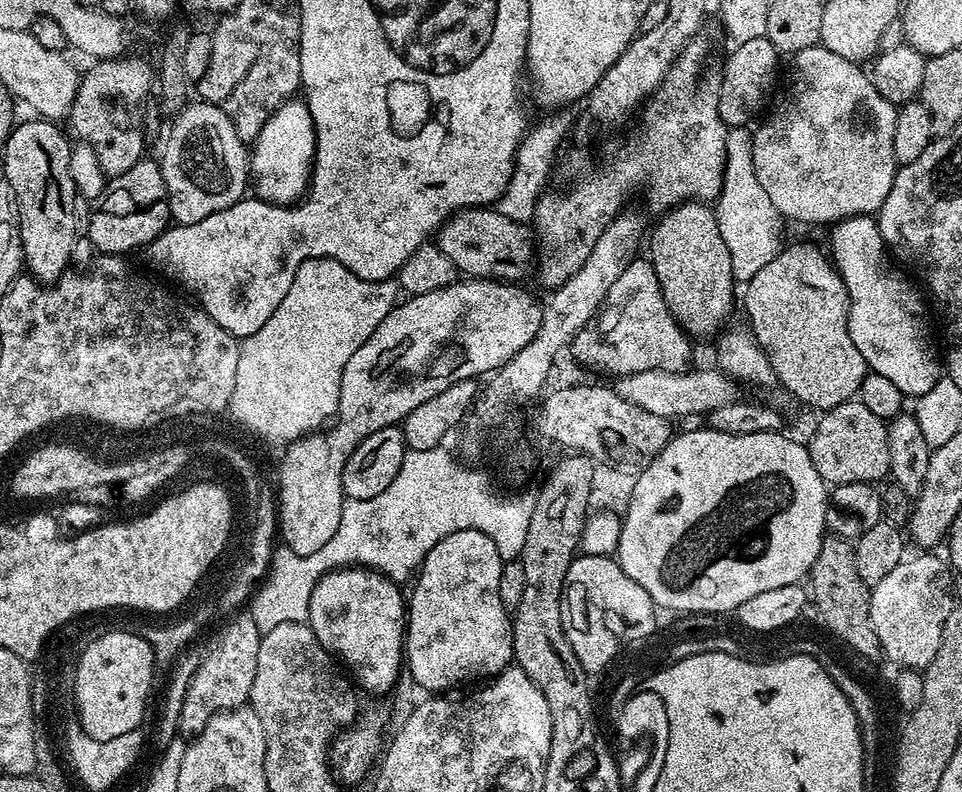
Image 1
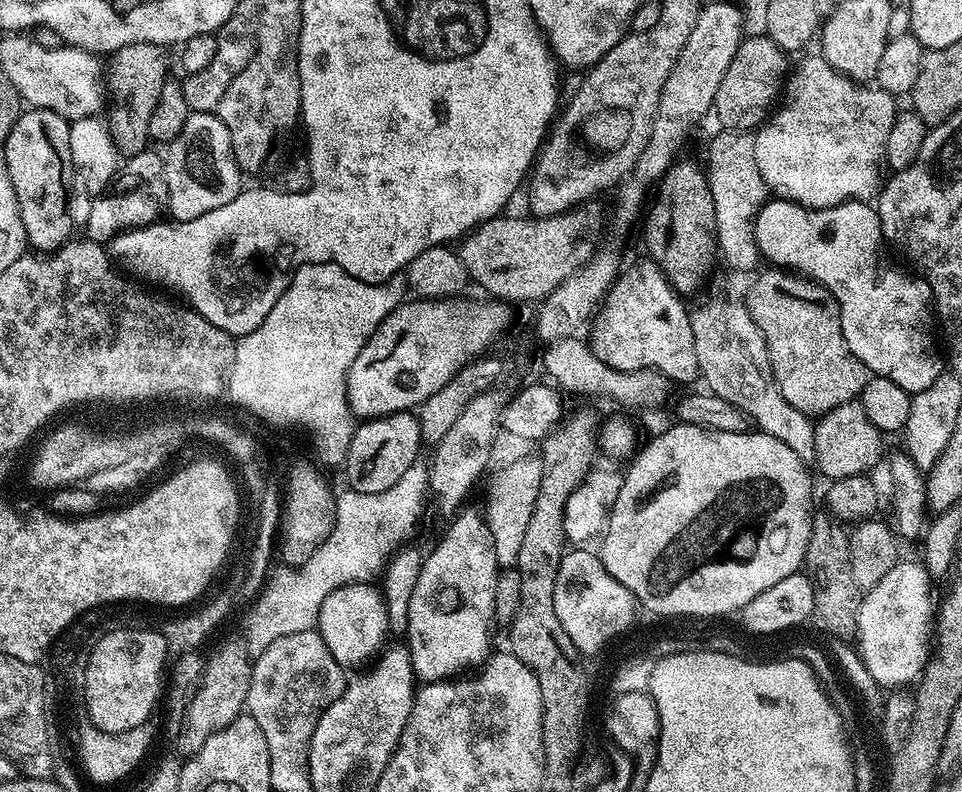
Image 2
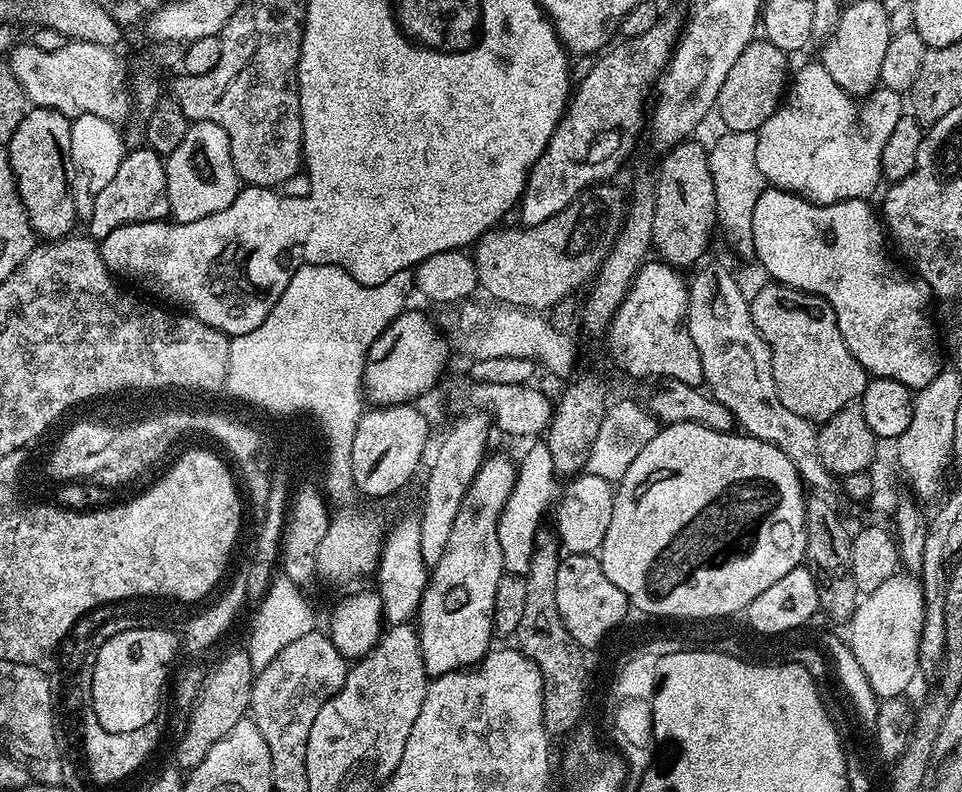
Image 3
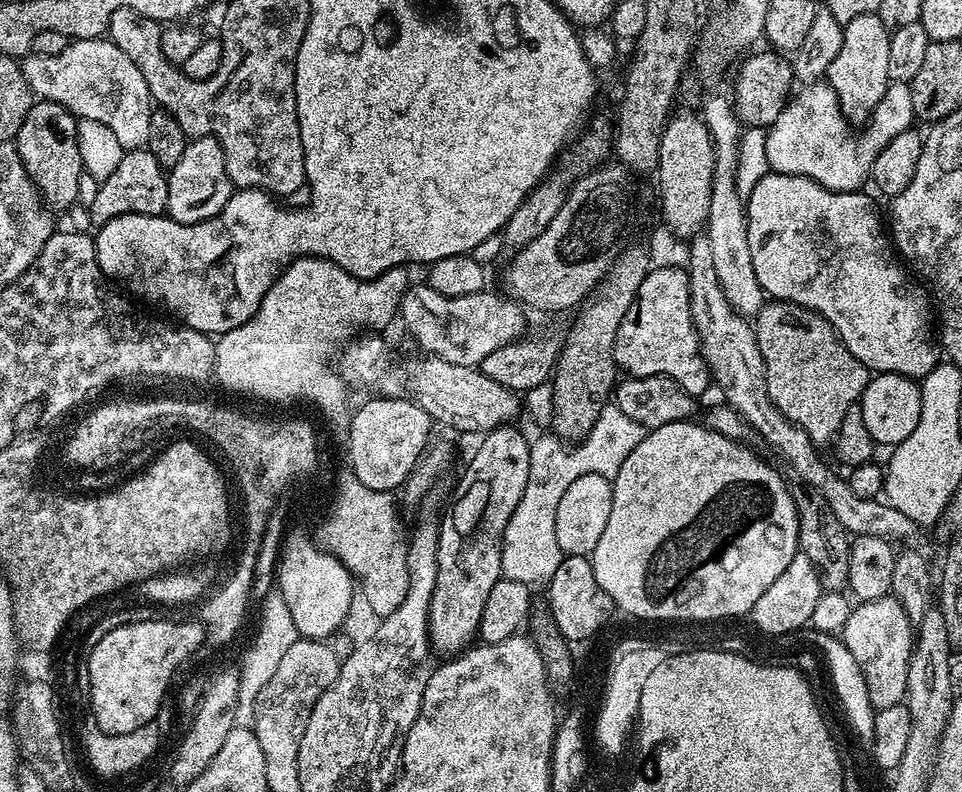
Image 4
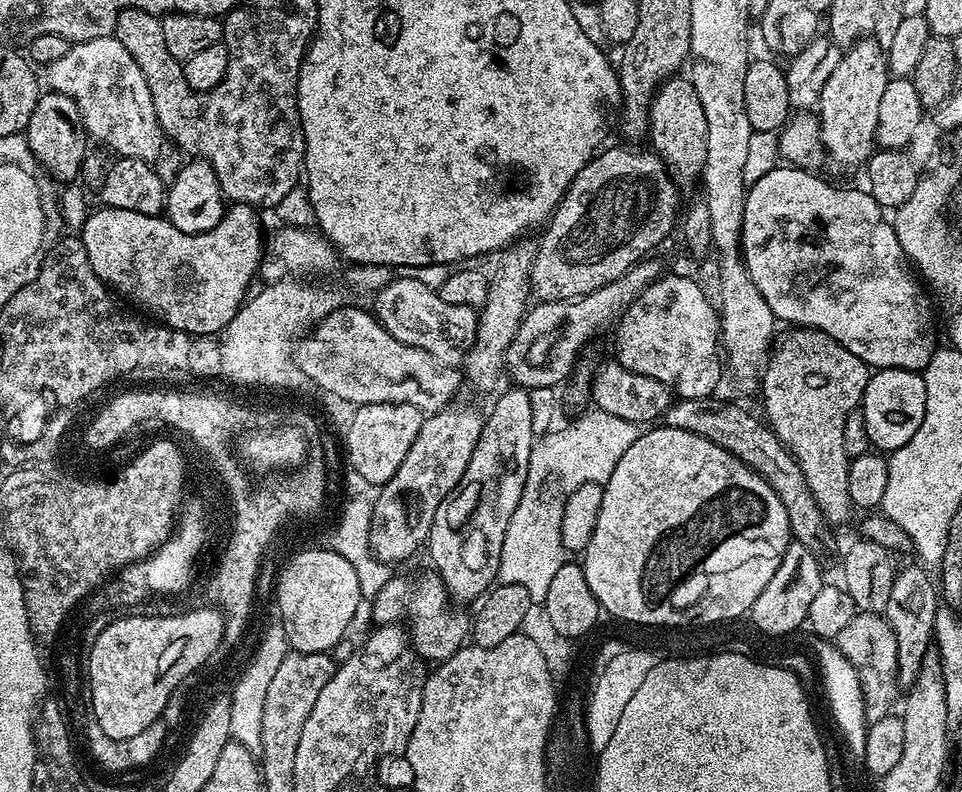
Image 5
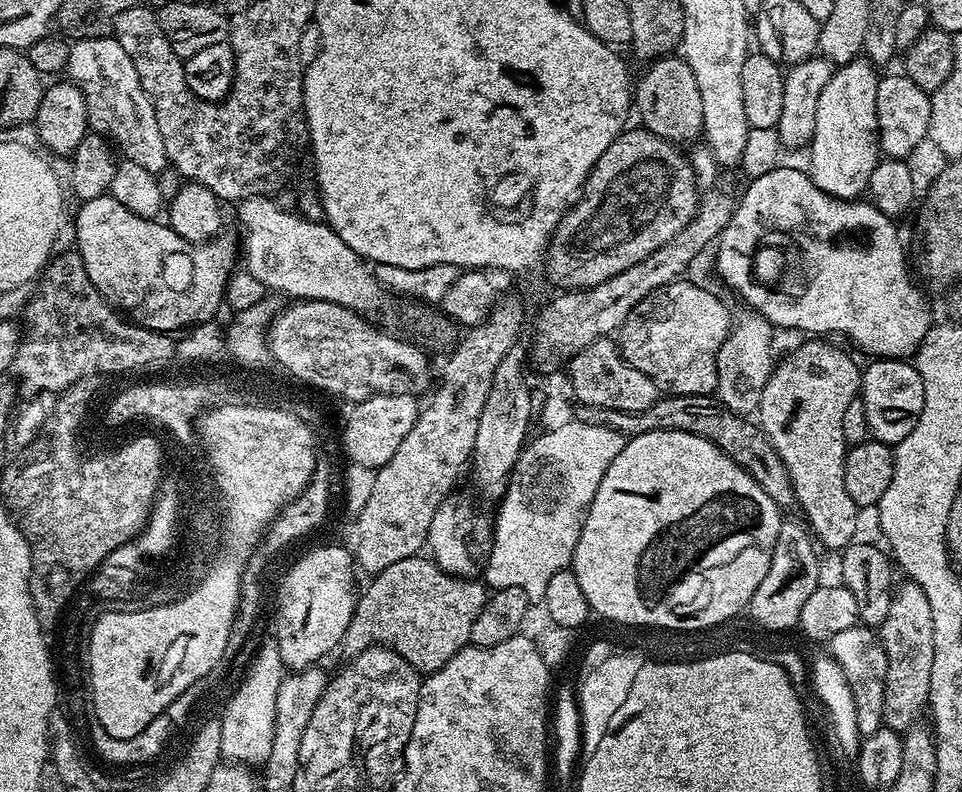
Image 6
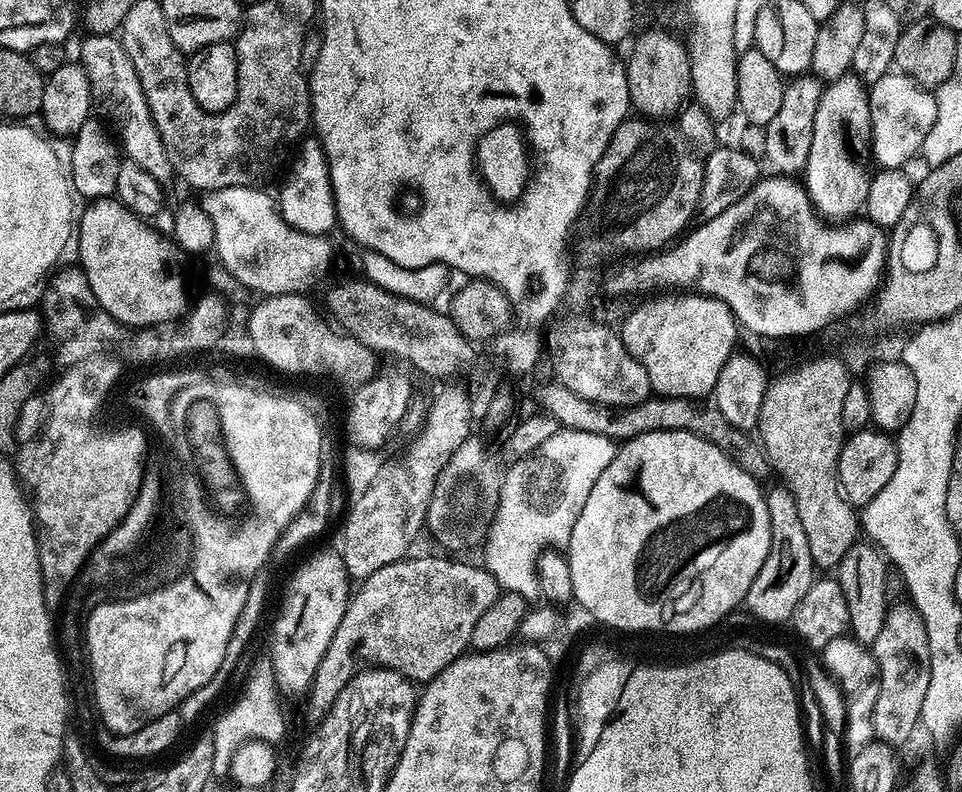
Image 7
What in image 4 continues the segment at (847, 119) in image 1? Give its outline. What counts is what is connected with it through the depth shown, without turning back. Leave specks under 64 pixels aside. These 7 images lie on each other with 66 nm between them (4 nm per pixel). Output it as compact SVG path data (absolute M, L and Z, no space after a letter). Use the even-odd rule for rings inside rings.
M827 82L809 84L799 89L801 92L791 97L776 121L768 126L766 136L766 158L771 171L790 174L791 176L805 176L835 192L855 192L865 187L866 181L872 174L874 158L898 134L913 127L916 115L914 114L914 101L910 98L908 84L889 83L886 94L882 94L882 102L874 110L871 120L859 130L854 130L853 125L844 119L836 91Z

